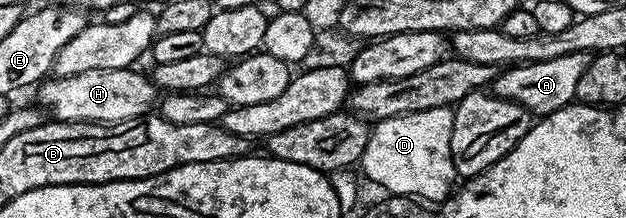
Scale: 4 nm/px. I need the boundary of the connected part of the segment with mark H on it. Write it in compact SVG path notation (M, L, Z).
M136 68L104 69L103 71L83 71L74 77L57 77L44 82L36 90L42 106L53 109L52 116L58 121L135 121L146 116L159 96L159 90L148 76L136 73Z

